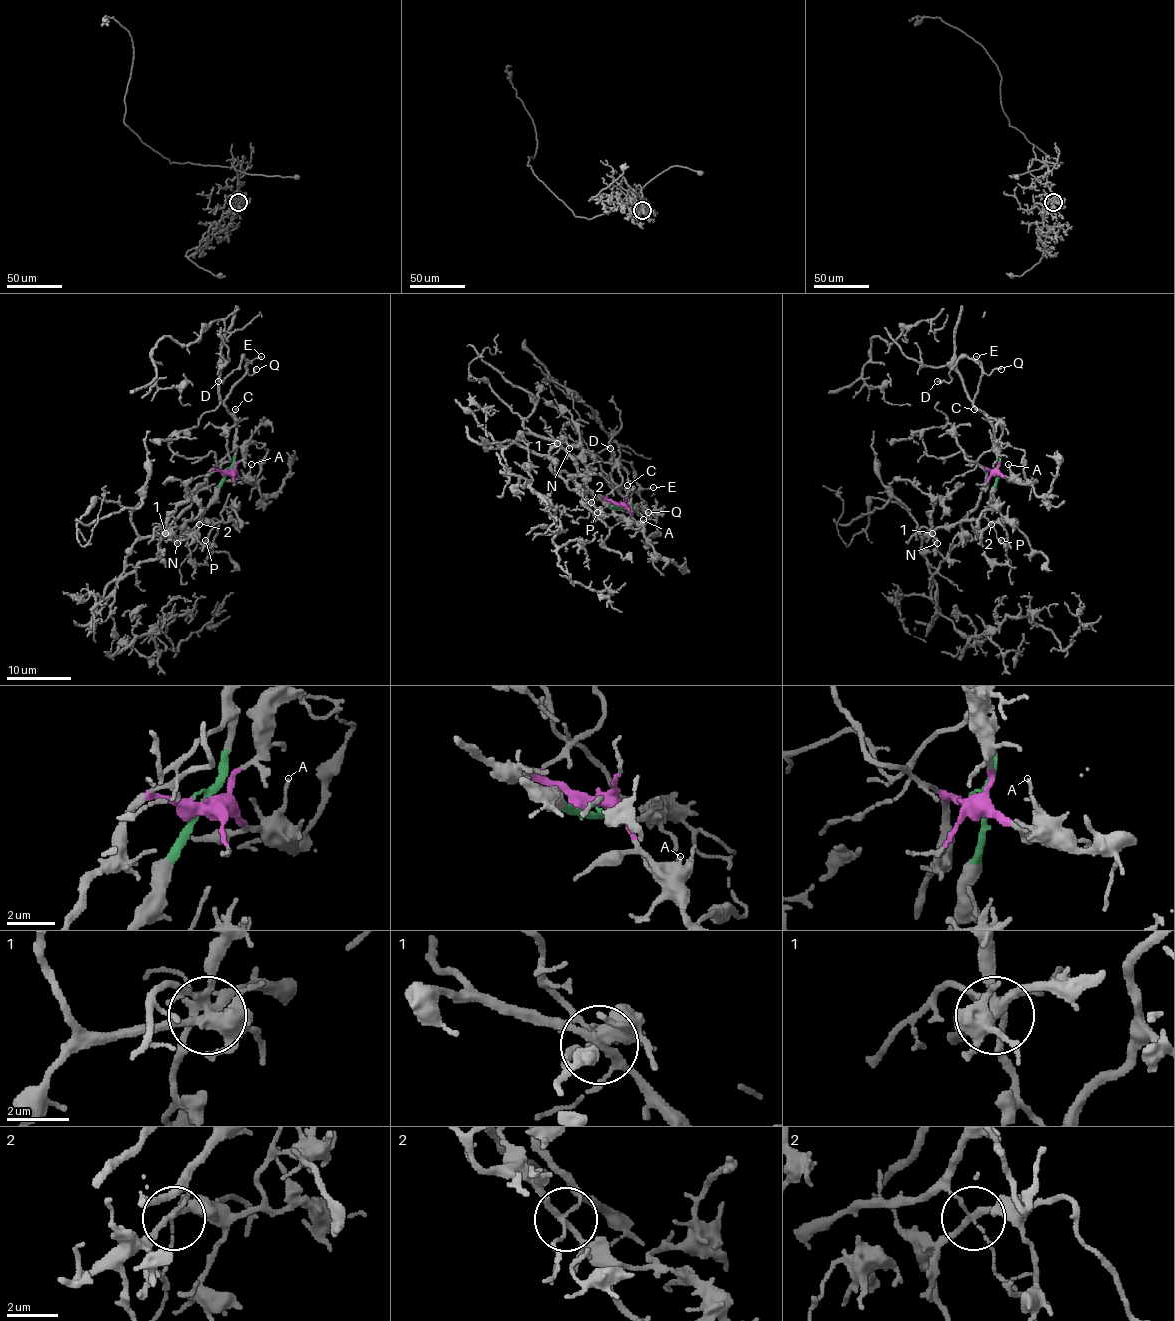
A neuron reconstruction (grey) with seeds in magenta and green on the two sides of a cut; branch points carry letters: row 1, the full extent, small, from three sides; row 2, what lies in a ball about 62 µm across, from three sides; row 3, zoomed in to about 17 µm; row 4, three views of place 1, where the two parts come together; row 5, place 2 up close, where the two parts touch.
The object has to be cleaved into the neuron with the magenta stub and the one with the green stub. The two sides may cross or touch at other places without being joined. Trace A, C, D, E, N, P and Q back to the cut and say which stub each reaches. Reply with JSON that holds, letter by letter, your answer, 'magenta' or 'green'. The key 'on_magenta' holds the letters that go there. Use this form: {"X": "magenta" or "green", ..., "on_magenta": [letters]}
{"A": "magenta", "C": "green", "D": "green", "E": "green", "N": "magenta", "P": "magenta", "Q": "green", "on_magenta": ["A", "N", "P"]}

